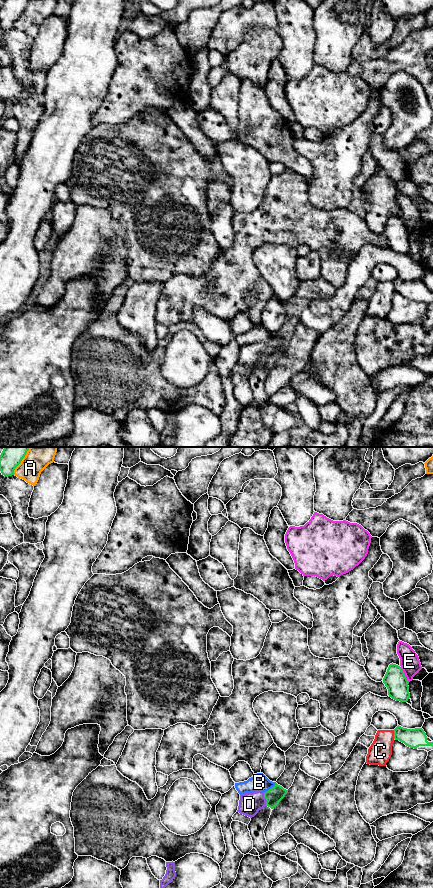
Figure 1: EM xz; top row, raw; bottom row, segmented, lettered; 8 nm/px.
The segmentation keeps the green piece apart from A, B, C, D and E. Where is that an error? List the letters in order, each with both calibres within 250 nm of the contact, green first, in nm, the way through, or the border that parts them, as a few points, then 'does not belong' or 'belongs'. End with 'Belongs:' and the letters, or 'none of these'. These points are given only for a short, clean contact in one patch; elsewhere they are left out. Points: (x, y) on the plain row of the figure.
A: 170/190 nm | does not belong
B: 140/140 nm | does not belong
C: 160/190 nm | does not belong
D: 140/180 nm | across xz (273, 348), (266, 351), (250, 355) | belongs
E: 180/160 nm | does not belong
Belongs: D

